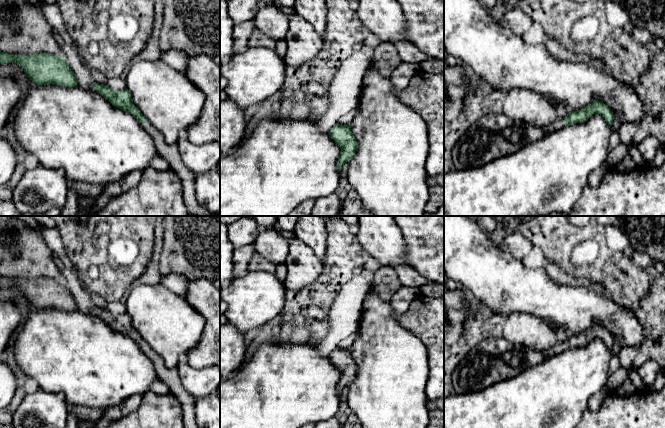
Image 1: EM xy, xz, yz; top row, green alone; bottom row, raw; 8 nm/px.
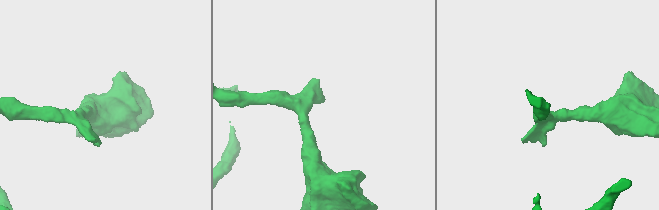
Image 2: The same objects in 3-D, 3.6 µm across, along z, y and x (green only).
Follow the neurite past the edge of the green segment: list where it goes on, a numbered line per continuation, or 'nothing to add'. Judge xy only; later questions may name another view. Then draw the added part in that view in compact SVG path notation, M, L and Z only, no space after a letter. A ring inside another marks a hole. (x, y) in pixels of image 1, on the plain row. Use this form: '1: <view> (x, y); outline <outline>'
1: xy (170, 376); outline M146 346L143 351L152 361L159 380L167 385L170 394L174 395L181 403L184 427L198 428L195 419L196 398L183 387L179 377L178 367L167 368L162 357L148 346Z

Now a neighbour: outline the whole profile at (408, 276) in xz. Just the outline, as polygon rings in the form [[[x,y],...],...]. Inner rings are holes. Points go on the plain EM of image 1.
[[[398,265],[393,269],[403,286],[419,288],[430,282],[430,280],[423,277],[414,268],[408,265]]]

